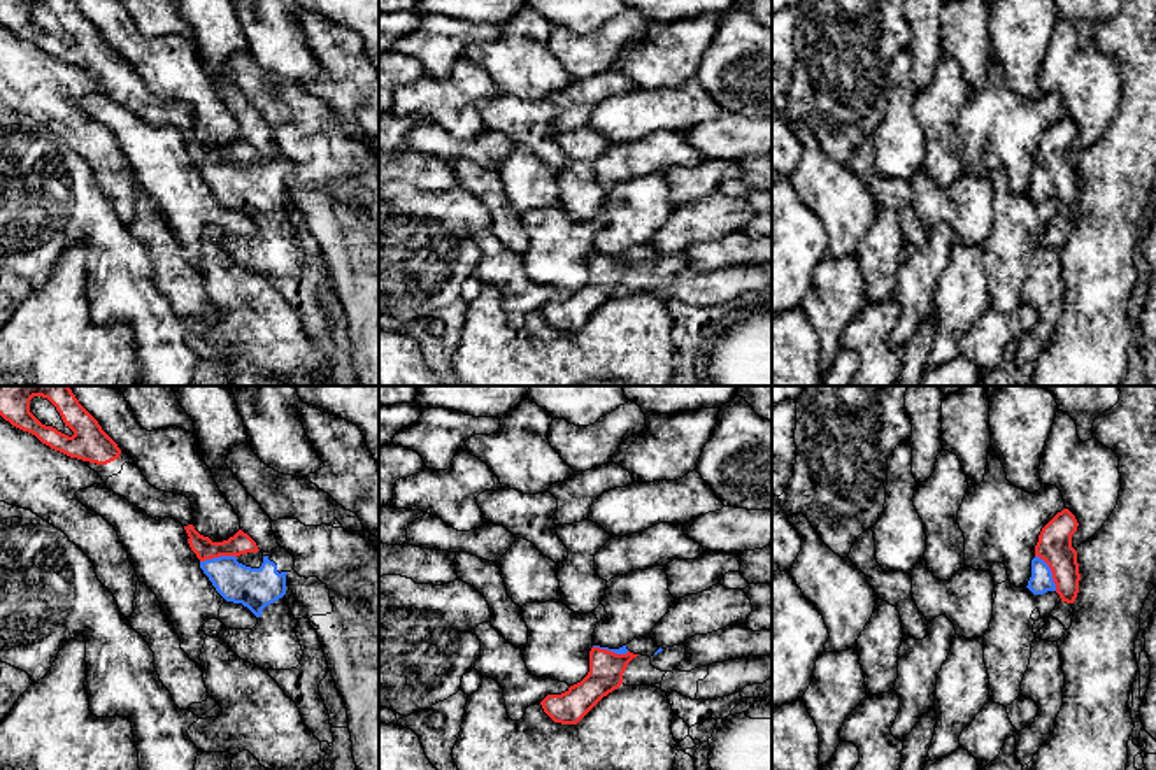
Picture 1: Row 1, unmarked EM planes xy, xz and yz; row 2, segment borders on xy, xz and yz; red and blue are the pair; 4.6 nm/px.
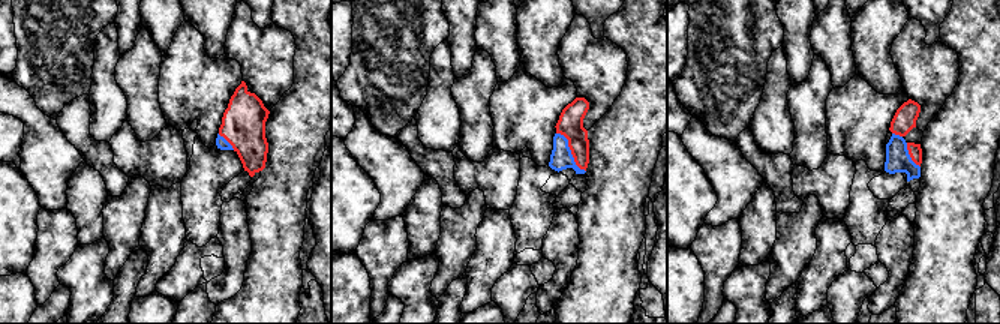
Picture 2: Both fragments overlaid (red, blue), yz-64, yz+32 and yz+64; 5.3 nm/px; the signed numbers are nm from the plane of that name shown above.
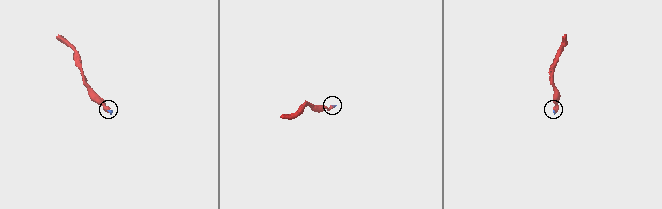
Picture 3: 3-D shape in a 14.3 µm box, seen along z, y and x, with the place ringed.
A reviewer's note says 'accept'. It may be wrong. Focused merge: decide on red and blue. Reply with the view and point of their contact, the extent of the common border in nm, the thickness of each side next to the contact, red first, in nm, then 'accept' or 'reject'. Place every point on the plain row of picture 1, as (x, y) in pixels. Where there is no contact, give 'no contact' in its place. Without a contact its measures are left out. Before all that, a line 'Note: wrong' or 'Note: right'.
Note: right
contact yz (1051, 178); length 190 nm; calibres 160 and 110 nm; accept

